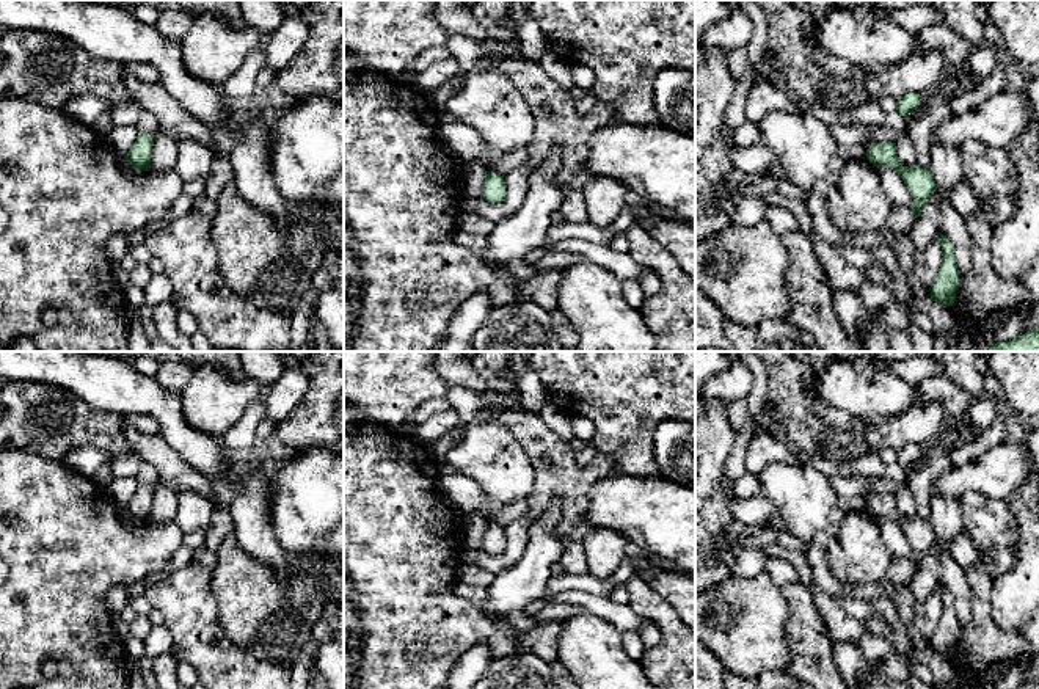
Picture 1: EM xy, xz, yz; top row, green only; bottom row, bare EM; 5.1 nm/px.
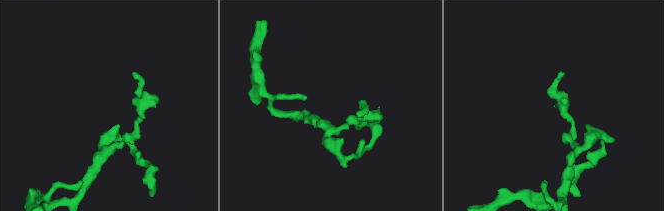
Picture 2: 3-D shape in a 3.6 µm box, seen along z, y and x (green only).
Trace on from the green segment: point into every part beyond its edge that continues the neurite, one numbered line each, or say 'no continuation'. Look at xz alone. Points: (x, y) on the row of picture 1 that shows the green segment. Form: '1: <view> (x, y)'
no continuation

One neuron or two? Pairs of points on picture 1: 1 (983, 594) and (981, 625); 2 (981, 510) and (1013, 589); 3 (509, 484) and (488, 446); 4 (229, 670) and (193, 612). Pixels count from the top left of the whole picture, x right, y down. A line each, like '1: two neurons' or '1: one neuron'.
1: one neuron
2: two neurons
3: one neuron
4: one neuron

